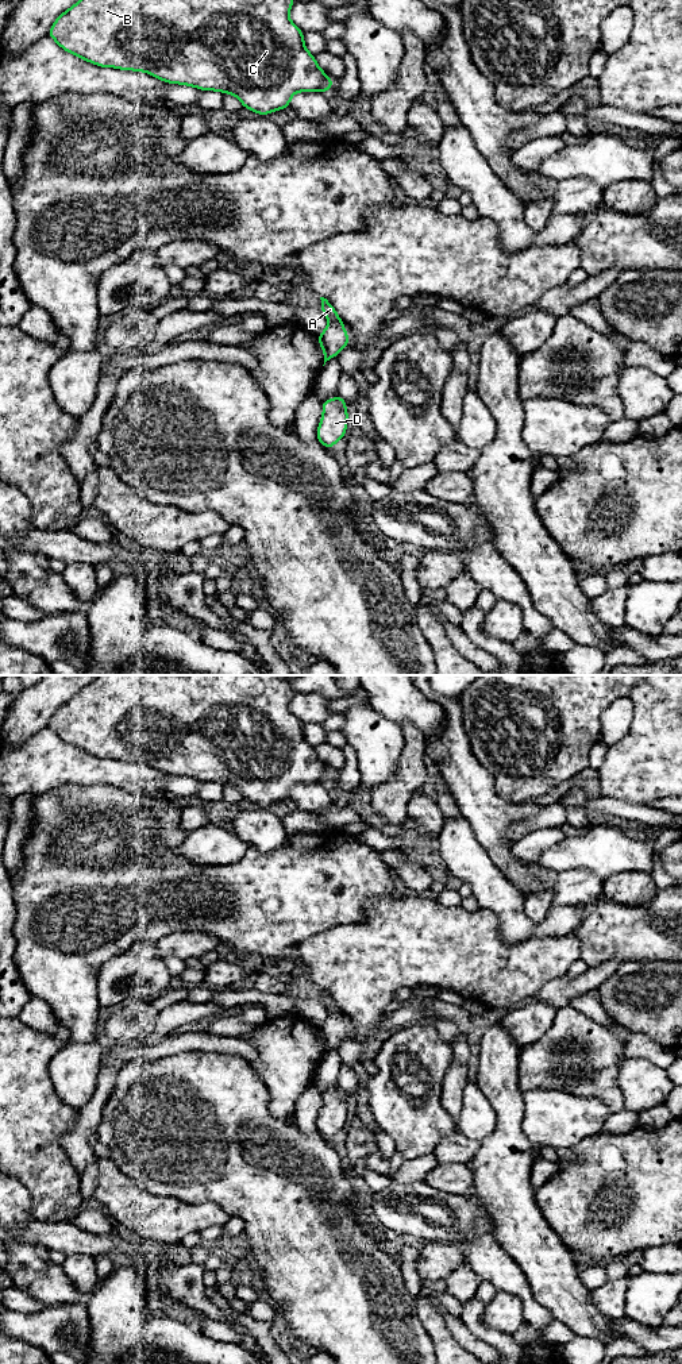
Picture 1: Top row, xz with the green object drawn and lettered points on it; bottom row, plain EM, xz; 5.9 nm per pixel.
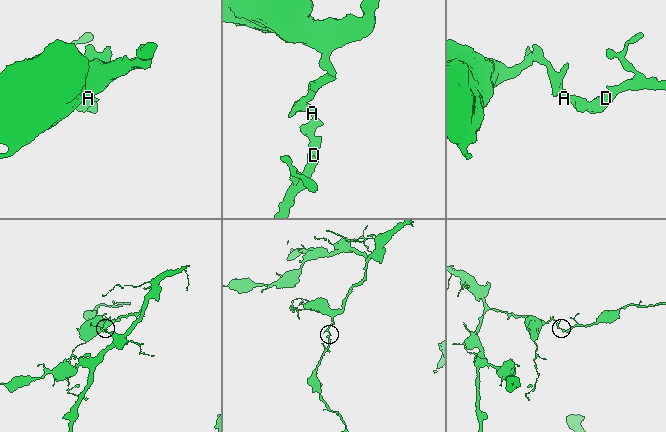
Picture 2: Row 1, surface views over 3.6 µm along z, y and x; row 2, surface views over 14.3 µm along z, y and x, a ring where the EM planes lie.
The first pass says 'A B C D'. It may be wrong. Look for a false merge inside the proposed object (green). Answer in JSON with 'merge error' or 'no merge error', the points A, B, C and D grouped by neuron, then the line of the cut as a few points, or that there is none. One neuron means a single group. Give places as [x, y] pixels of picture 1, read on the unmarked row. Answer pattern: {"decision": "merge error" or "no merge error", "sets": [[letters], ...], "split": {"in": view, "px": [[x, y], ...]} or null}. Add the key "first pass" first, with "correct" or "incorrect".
{"first pass": "correct", "decision": "no merge error", "sets": [["A", "B", "C", "D"]], "split": null}

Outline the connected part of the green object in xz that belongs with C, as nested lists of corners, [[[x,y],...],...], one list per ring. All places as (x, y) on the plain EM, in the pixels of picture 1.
[[[97,675],[84,686],[73,698],[62,704],[53,714],[49,728],[59,739],[101,759],[117,759],[120,762],[146,763],[167,775],[196,778],[200,782],[217,782],[238,789],[242,797],[262,808],[289,799],[290,790],[296,783],[325,785],[335,772],[331,771],[317,756],[304,736],[304,724],[289,710],[289,701],[296,694],[290,679],[296,675]]]

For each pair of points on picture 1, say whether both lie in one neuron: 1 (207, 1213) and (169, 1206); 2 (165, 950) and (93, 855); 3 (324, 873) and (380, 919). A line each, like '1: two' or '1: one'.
1: one
2: two
3: two

